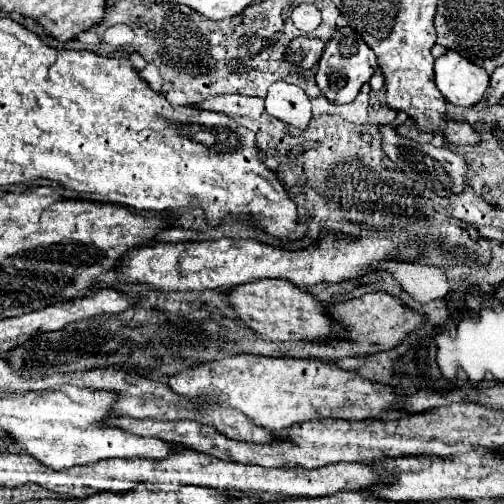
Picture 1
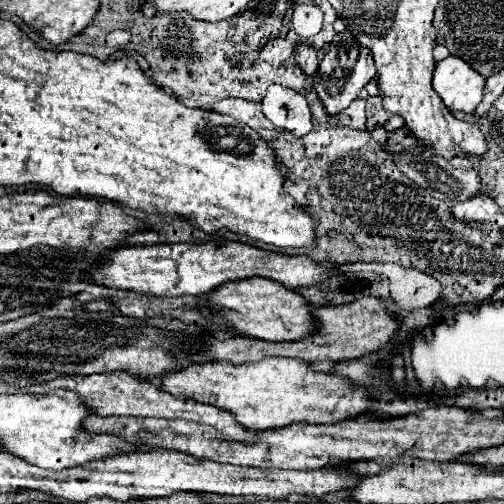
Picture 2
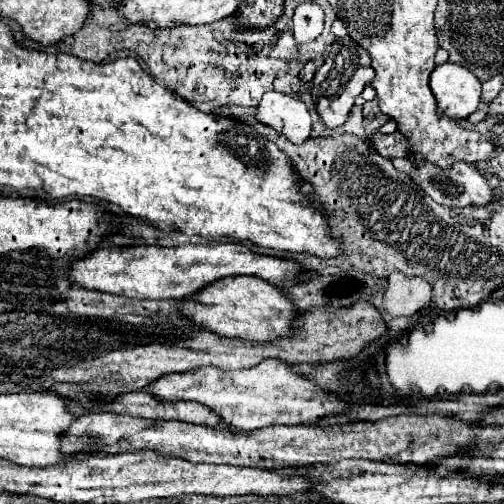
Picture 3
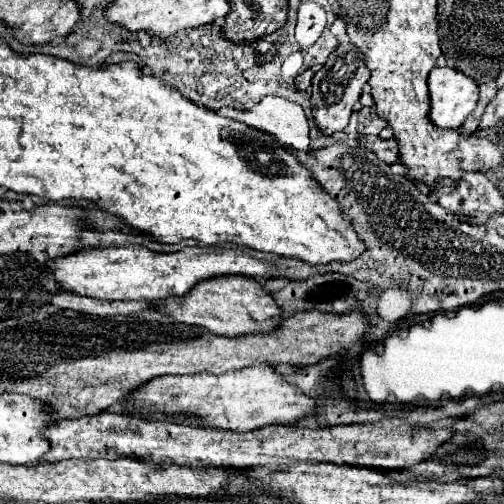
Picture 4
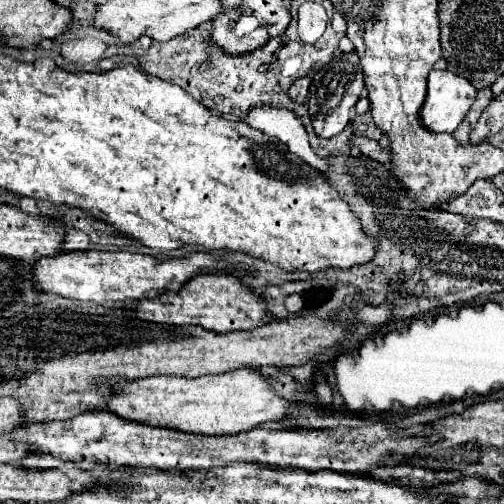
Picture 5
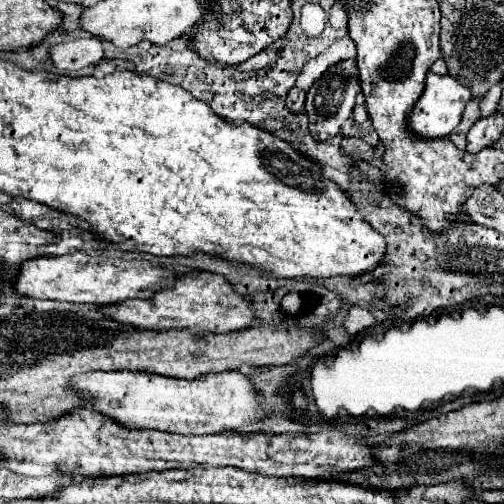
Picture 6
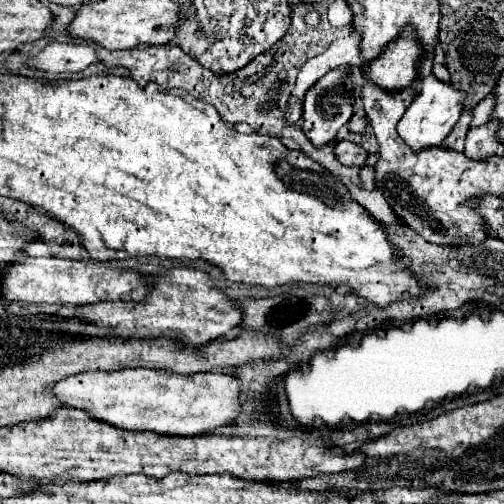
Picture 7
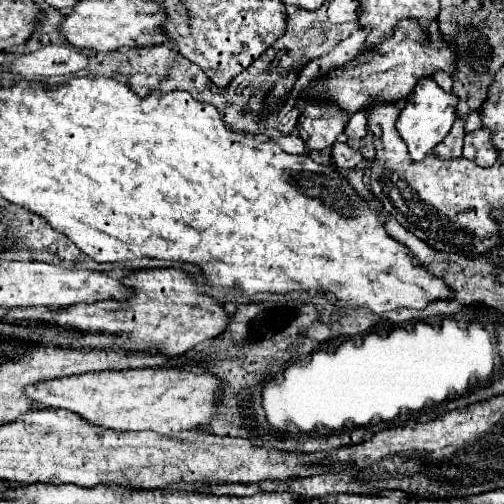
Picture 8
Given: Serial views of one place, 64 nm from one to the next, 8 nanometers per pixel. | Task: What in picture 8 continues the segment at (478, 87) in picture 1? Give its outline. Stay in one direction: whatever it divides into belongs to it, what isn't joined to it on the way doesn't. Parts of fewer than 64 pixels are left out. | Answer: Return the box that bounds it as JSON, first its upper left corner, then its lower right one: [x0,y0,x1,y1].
[396,78,456,160]

